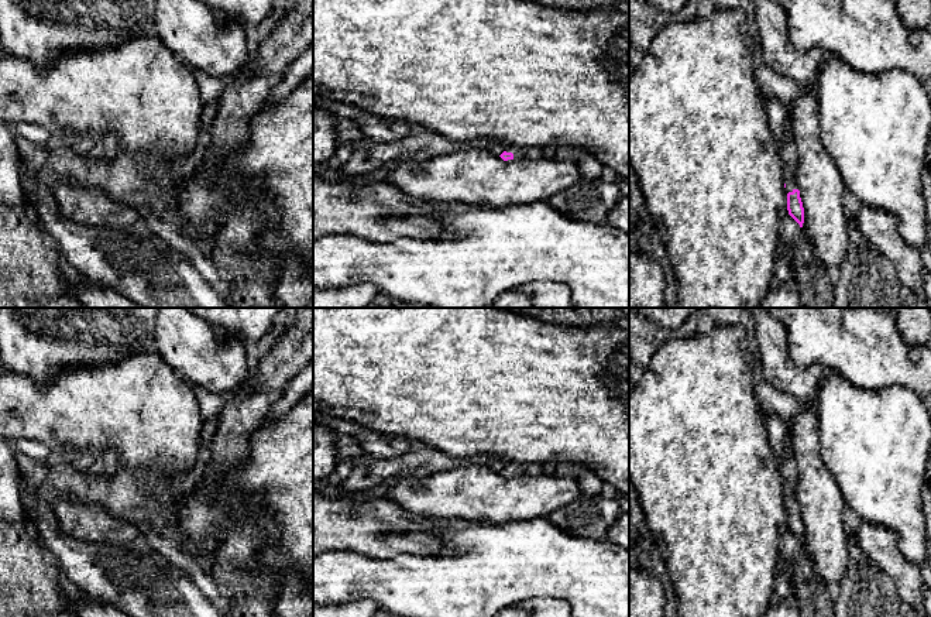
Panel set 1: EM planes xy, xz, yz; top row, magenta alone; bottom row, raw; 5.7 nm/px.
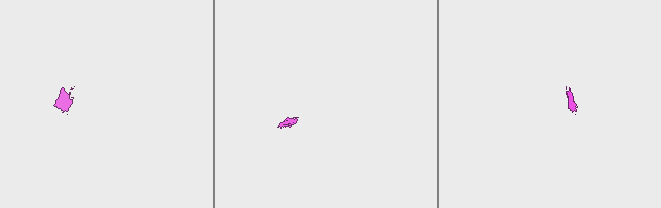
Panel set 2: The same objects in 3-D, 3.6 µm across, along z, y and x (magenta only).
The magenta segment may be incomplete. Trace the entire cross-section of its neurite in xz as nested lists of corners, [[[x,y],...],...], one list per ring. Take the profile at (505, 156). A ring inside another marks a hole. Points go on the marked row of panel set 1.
[[[508,145],[508,148],[499,157],[504,161],[515,162],[519,160],[540,160],[543,158],[543,154],[537,147]]]

